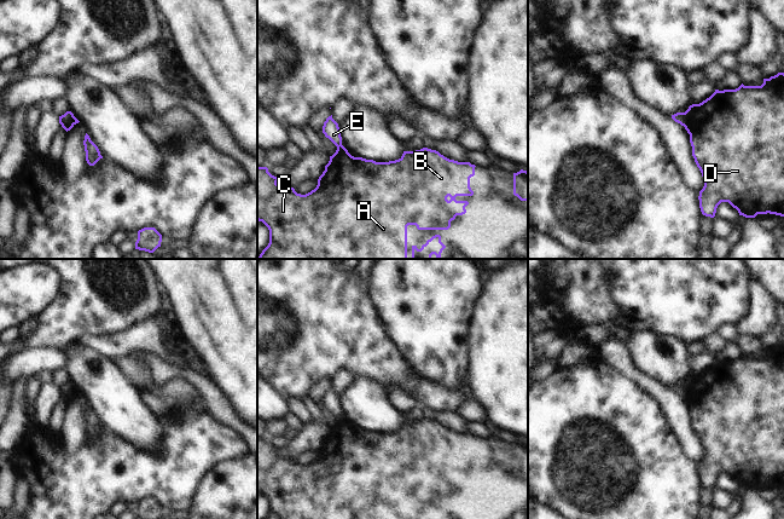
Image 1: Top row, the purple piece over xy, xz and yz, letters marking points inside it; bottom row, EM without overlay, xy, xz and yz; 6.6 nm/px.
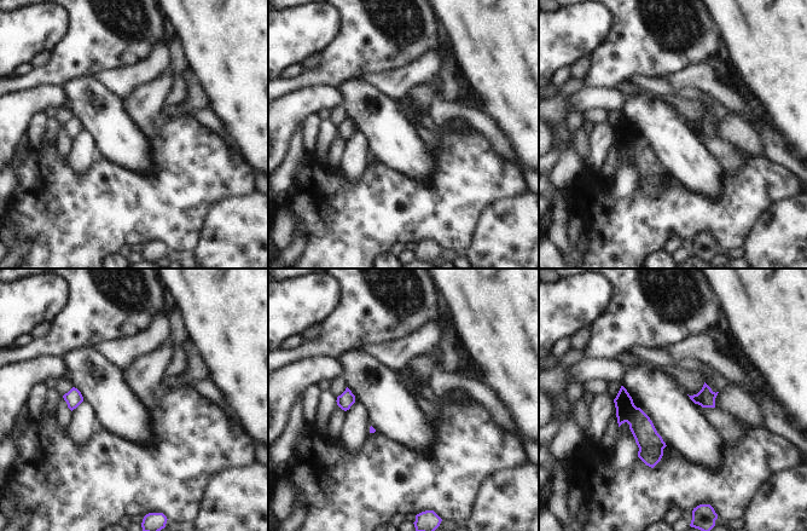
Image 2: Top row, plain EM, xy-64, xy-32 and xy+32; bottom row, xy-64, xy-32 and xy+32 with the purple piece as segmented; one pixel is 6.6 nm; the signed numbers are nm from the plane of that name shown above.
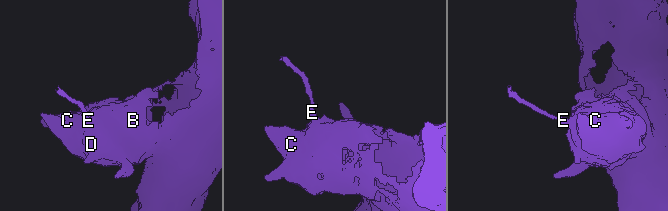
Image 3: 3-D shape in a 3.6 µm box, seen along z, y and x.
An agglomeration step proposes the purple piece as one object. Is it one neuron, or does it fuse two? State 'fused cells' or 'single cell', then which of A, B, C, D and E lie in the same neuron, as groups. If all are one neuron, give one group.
fused cells; groups A B C D / E

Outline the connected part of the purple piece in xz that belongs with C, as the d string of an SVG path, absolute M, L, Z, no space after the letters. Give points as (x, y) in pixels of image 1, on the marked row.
M341 145L336 152L330 156L325 171L318 179L314 190L306 195L297 194L294 188L280 188L278 178L268 172L267 167L257 167L257 220L262 221L269 230L269 243L262 250L257 259L407 259L407 226L416 225L418 230L448 230L451 221L457 215L466 213L468 201L457 201L457 196L472 196L470 178L475 175L475 165L470 162L458 162L449 160L436 150L423 148L416 151L403 151L399 160L389 162L376 162L362 157L352 156L348 150Z

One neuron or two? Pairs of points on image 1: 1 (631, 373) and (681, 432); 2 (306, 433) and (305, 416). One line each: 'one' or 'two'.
1: one
2: two

